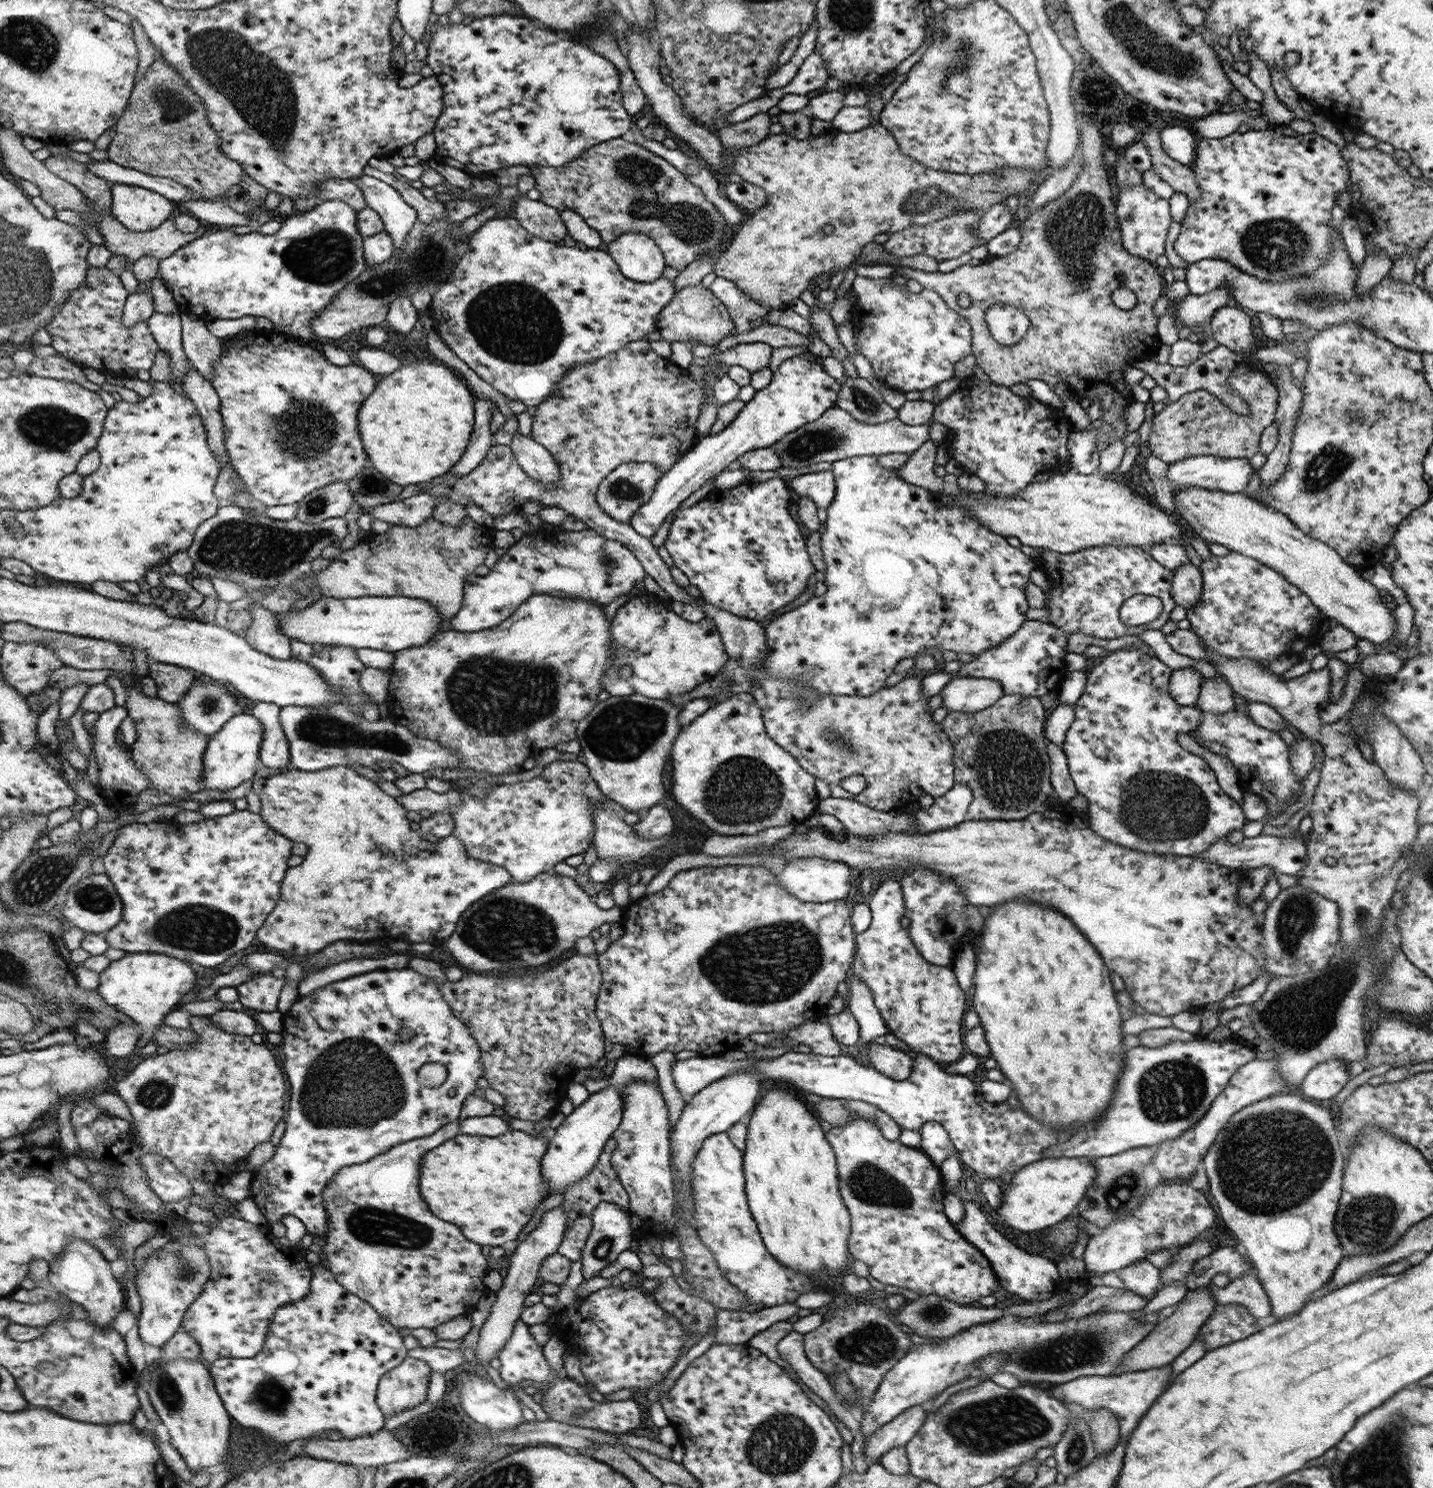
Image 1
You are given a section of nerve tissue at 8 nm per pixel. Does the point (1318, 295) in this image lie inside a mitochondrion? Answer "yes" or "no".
yes

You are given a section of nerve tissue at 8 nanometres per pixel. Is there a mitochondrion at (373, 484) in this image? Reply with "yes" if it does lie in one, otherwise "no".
yes

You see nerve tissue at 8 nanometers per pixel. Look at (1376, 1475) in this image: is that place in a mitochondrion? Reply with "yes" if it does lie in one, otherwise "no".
yes

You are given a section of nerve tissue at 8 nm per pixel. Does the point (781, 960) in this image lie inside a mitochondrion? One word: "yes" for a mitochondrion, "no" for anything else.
yes

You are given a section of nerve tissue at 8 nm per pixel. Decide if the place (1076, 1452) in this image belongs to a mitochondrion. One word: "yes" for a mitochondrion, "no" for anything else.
yes

